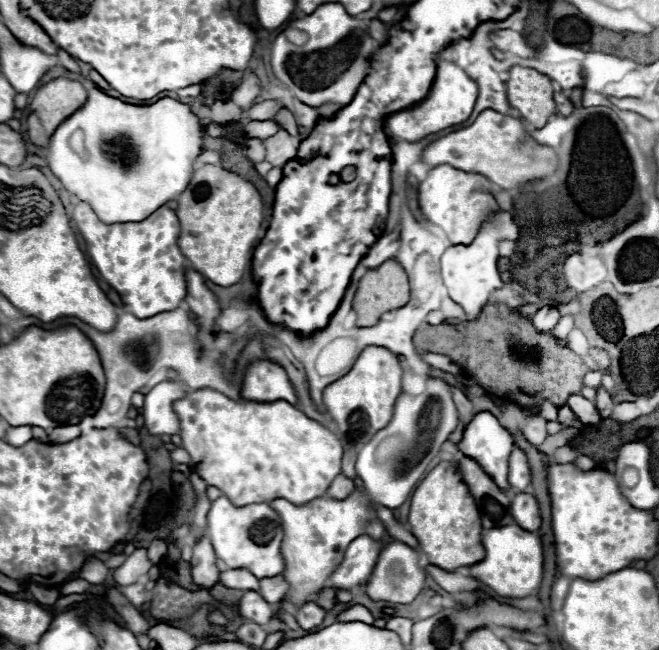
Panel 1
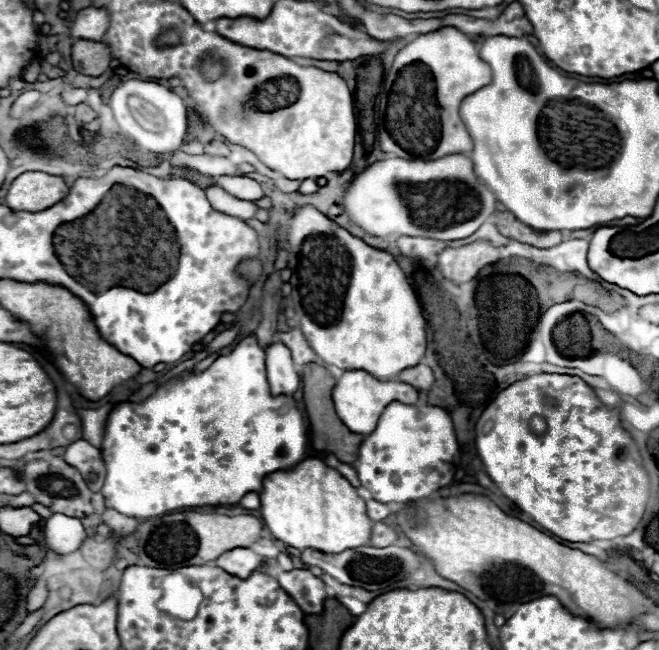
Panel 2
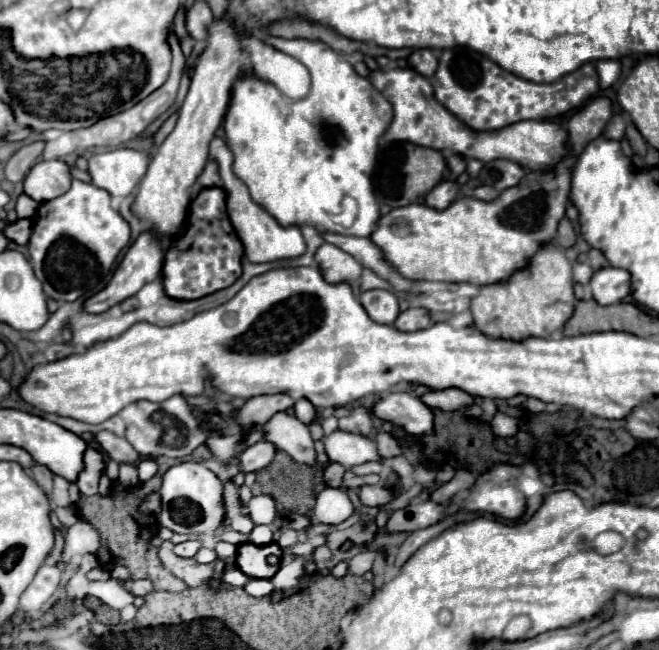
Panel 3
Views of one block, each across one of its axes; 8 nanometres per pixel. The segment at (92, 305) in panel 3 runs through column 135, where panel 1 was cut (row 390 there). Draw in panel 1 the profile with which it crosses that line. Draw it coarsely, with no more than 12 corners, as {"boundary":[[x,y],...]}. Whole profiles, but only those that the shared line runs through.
{"boundary":[[252,362],[242,380],[242,398],[286,400],[296,392],[286,370]]}

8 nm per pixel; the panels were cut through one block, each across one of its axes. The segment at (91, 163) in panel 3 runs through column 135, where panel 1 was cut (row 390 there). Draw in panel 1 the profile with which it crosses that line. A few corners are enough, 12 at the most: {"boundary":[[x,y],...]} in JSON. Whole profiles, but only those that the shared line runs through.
{"boundary":[[174,380],[156,384],[142,406],[150,434],[172,436],[180,430],[174,400],[188,386]]}

